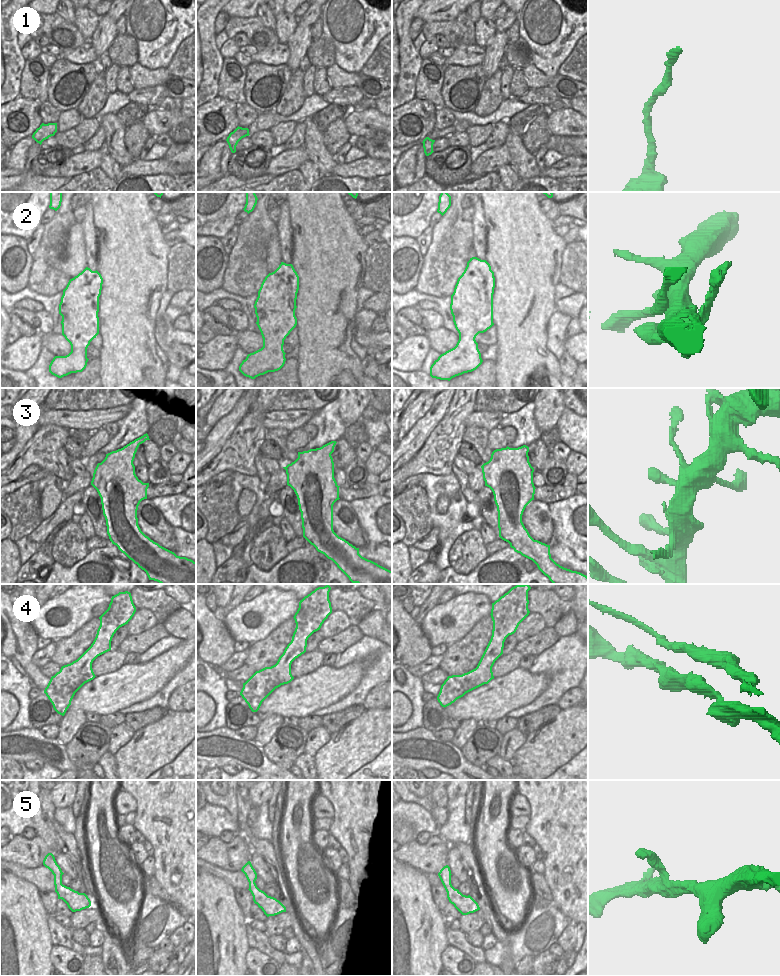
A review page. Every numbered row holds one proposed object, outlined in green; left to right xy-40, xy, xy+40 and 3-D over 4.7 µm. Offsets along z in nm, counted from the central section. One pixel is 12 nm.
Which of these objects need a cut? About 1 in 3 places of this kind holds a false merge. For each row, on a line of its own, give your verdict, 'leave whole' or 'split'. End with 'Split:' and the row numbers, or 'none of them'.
1: leave whole
2: leave whole
3: leave whole
4: leave whole
5: leave whole
Split: none of them

